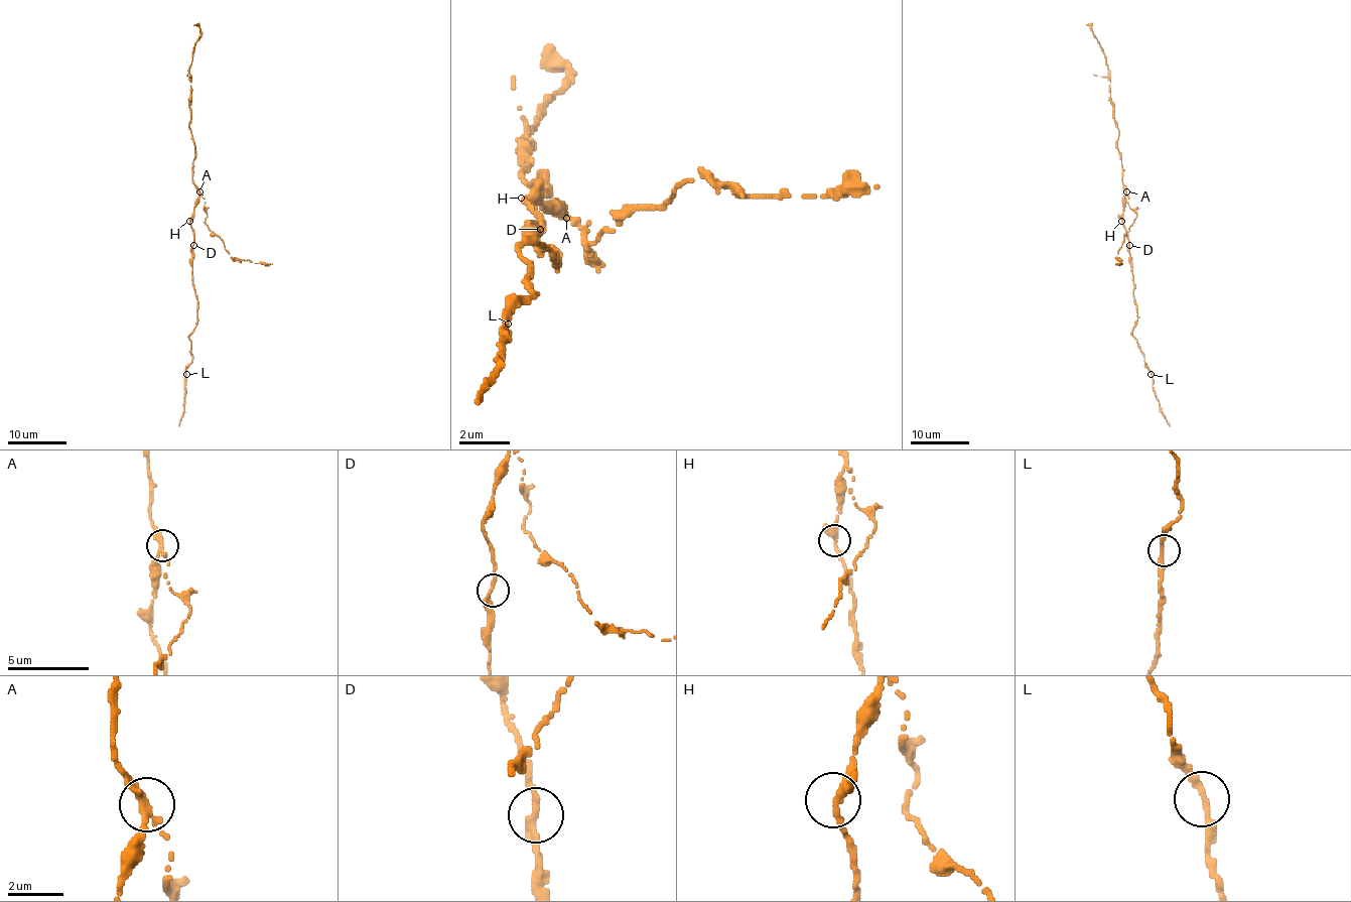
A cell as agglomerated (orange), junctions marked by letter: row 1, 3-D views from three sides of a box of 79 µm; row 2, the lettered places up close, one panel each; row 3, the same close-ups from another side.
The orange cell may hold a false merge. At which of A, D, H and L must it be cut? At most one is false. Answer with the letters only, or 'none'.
A

